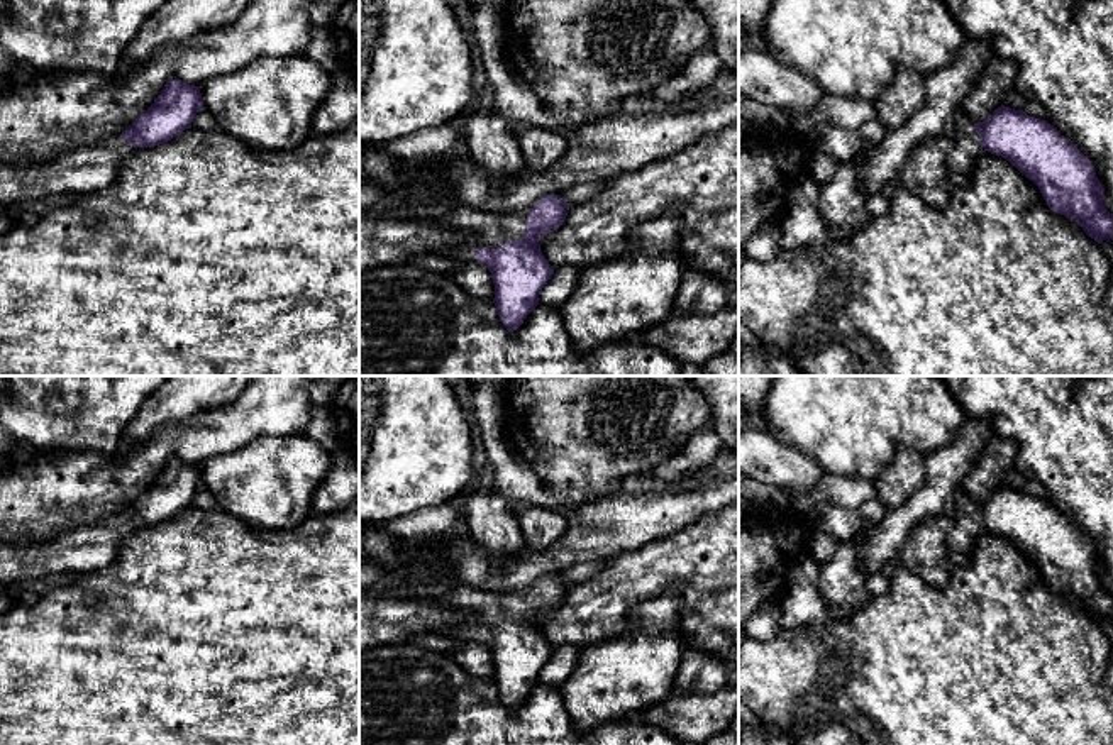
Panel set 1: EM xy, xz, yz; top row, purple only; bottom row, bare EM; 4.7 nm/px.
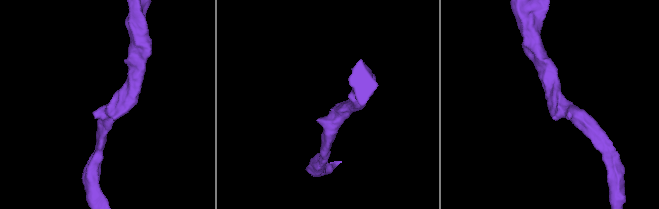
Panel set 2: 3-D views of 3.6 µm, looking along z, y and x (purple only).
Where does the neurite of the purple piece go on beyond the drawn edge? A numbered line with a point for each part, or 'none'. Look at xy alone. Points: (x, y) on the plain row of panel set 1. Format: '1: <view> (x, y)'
1: xy (83, 549)

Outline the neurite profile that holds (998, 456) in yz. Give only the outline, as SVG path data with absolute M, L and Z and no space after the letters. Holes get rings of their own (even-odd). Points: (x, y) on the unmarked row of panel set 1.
M993 435L961 486L972 501L984 501L998 486L1001 486L1003 476L1015 467L1015 459L1015 442Z

